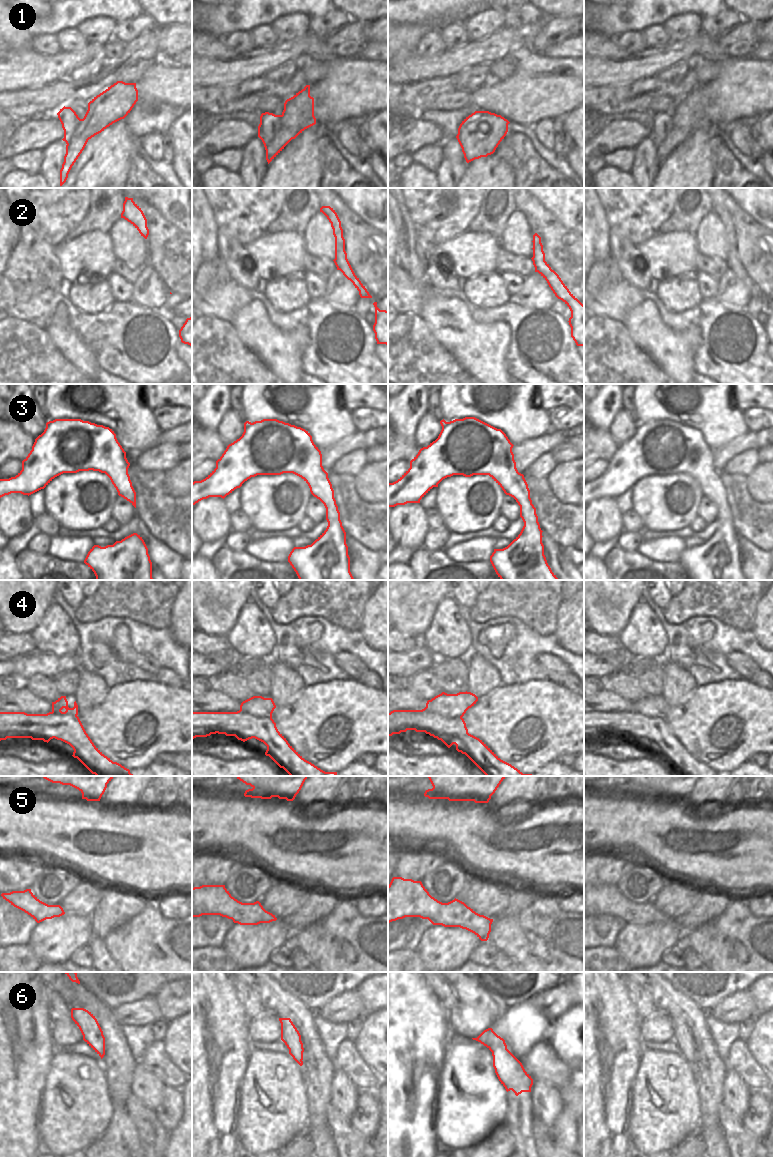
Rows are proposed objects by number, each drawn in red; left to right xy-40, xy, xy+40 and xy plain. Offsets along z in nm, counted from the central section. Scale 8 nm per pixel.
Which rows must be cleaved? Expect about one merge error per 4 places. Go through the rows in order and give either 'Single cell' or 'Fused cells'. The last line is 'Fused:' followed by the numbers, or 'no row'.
1: Fused cells
2: Single cell
3: Single cell
4: Fused cells
5: Single cell
6: Single cell
Fused: 1, 4

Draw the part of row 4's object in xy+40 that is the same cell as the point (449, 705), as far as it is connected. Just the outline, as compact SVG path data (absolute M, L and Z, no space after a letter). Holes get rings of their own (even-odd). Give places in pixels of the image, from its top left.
M442 692L431 700L428 700L423 710L429 710L441 714L447 718L462 718L466 711L474 706L478 697L471 692L459 692L447 694Z

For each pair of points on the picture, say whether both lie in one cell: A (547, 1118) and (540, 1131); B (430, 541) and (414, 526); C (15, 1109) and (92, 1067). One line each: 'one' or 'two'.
A: two
B: two
C: two

